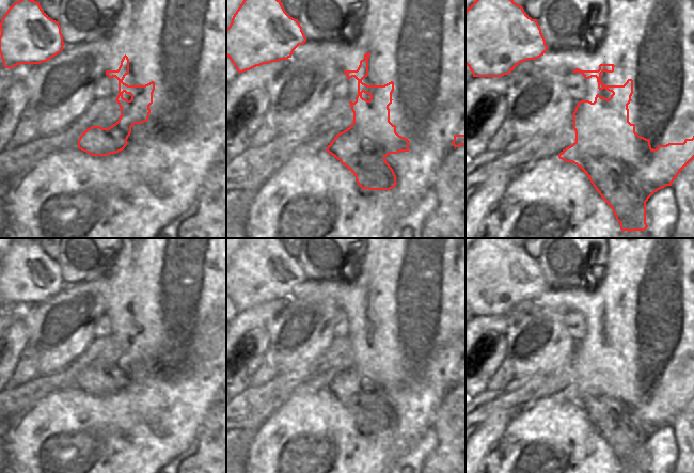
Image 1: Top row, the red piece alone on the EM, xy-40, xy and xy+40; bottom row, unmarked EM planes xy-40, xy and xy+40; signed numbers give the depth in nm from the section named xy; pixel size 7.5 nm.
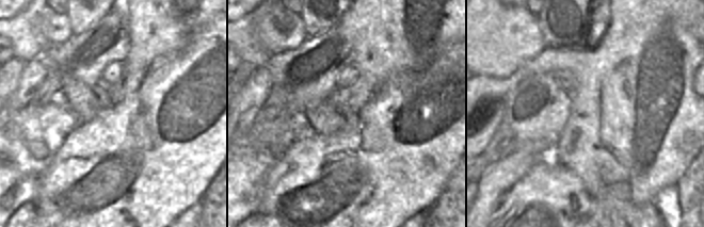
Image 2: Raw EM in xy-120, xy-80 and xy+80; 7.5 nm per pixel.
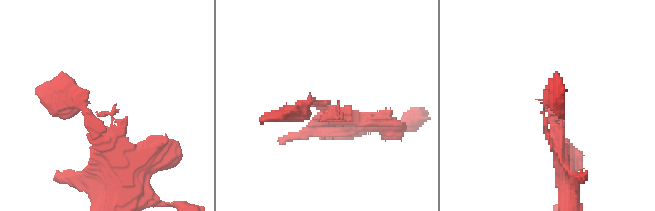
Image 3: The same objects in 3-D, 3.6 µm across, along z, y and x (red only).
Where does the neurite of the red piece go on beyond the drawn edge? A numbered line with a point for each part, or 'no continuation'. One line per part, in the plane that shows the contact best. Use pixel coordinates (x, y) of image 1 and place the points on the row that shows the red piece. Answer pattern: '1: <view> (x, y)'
1: xy+40 (651, 42)

